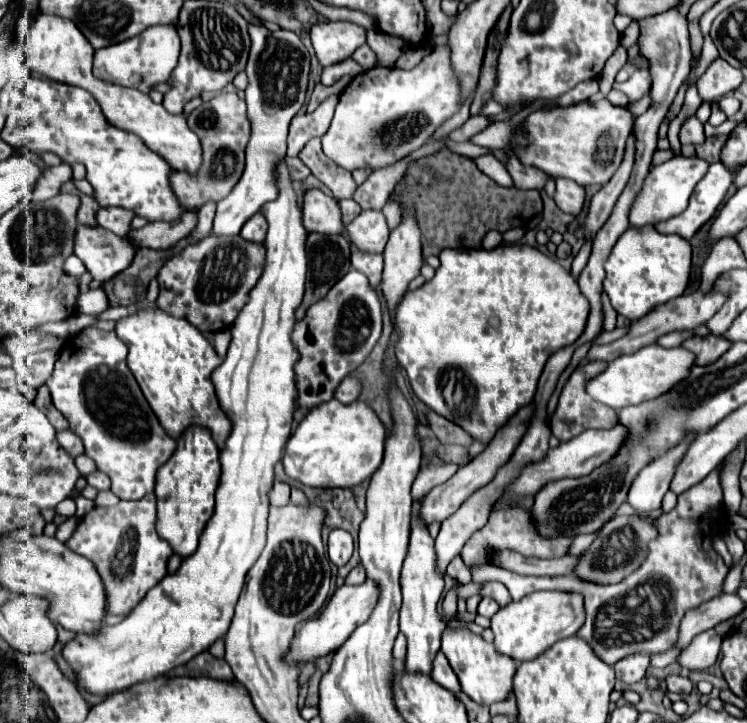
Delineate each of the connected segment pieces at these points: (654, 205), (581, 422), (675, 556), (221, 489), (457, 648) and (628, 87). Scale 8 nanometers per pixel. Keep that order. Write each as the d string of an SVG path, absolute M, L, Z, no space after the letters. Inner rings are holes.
M674 156L668 162L652 168L640 188L640 192L634 198L634 204L630 208L630 226L632 228L644 228L654 226L662 220L668 220L672 216L678 216L686 210L688 198L694 190L694 186L700 182L700 178L706 174L708 164L702 158L686 158L686 156Z
M586 360L584 364L580 364L568 378L568 382L564 384L562 388L562 394L558 398L558 406L550 418L550 428L552 428L552 434L560 440L560 442L568 442L572 440L574 436L582 434L584 430L602 430L602 428L614 428L618 424L618 418L616 418L616 412L604 404L598 404L594 402L592 398L586 396L584 392L584 384L588 378L594 378L596 374L600 374L602 370L606 368L606 362L604 360Z
M718 470L710 472L700 484L682 492L678 496L676 508L656 518L656 526L660 534L650 544L648 558L634 574L624 578L620 584L600 586L600 584L584 582L574 574L554 576L554 578L522 576L490 564L474 566L471 569L472 581L481 583L498 580L510 590L510 596L514 602L522 600L524 594L532 594L536 590L580 592L584 596L586 622L578 634L610 666L614 666L618 660L636 652L642 652L642 654L666 652L670 650L670 646L678 636L678 624L684 612L690 608L696 608L706 600L712 600L714 596L720 596L724 578L728 574L726 564L710 544L712 528L716 532L726 530L726 514L724 514ZM714 510L722 512L716 518L716 522L708 516ZM648 602L652 602L652 608L654 608L654 624L648 624Z
M280 160L276 164L276 170L274 170L274 176L276 176L276 186L278 186L278 198L274 202L268 202L262 206L262 214L268 222L268 234L266 234L266 240L264 240L264 248L266 248L266 266L264 266L264 272L258 280L258 284L252 288L250 292L250 298L248 298L248 304L240 310L238 318L234 320L232 324L232 342L230 342L230 348L228 348L228 354L224 358L224 362L212 372L212 382L216 386L216 394L218 394L218 400L220 400L220 406L222 410L226 412L226 416L230 418L232 422L232 430L224 442L224 448L220 450L220 466L222 466L222 474L220 474L220 484L218 484L218 492L216 492L216 510L214 510L214 516L208 520L208 528L204 528L202 536L200 536L200 546L198 550L184 558L182 560L182 566L174 572L174 574L168 574L164 580L160 580L160 584L156 584L156 588L152 588L144 600L120 622L120 624L114 624L114 626L106 626L100 636L84 636L84 634L76 634L70 642L66 642L62 646L62 658L66 660L66 664L72 668L74 672L74 686L80 694L90 694L90 696L110 696L110 694L116 694L116 692L122 692L122 690L128 690L130 686L138 684L138 682L148 682L148 680L154 680L158 676L164 676L168 674L170 670L190 662L194 656L198 656L200 652L206 652L218 638L222 638L228 628L230 628L230 620L234 616L234 606L236 606L236 600L240 596L240 590L244 586L244 578L246 578L246 572L250 570L250 566L258 560L264 544L266 544L266 520L268 520L268 510L270 510L270 498L268 498L268 492L272 490L272 484L274 484L274 464L282 460L282 452L286 448L286 442L290 438L290 432L292 432L292 418L294 418L294 410L296 410L296 398L298 398L298 392L296 392L296 376L294 376L294 364L296 360L300 358L300 354L296 352L296 346L292 344L292 328L296 324L296 308L300 306L302 298L304 298L304 284L306 284L306 270L308 270L308 256L306 256L306 240L308 240L308 230L304 228L302 224L302 208L298 206L298 196L294 192L294 186L292 186L292 178L290 178L290 170L286 166L286 160Z
M444 630L442 652L456 672L462 692L468 694L474 702L490 706L494 702L504 702L512 694L512 676L516 672L516 662L508 656L500 656L494 646L486 644L480 636L468 630Z
M636 70L626 82L622 82L622 84L614 82L612 88L614 88L614 90L622 90L630 100L640 100L642 96L648 94L650 84L652 84L650 72L648 72L648 70Z

